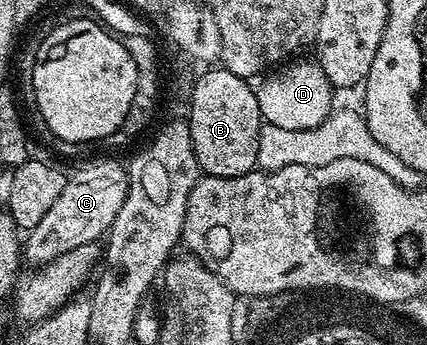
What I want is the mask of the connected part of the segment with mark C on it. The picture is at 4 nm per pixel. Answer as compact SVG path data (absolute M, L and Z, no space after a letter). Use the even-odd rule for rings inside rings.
M101 157L98 161L89 161L79 166L73 177L71 173L66 180L63 192L47 210L47 215L39 219L35 228L28 230L23 241L24 260L28 264L30 261L30 266L40 267L59 255L67 255L67 251L75 251L75 247L100 242L113 226L115 215L119 215L119 207L123 207L128 186L126 166L109 157Z

